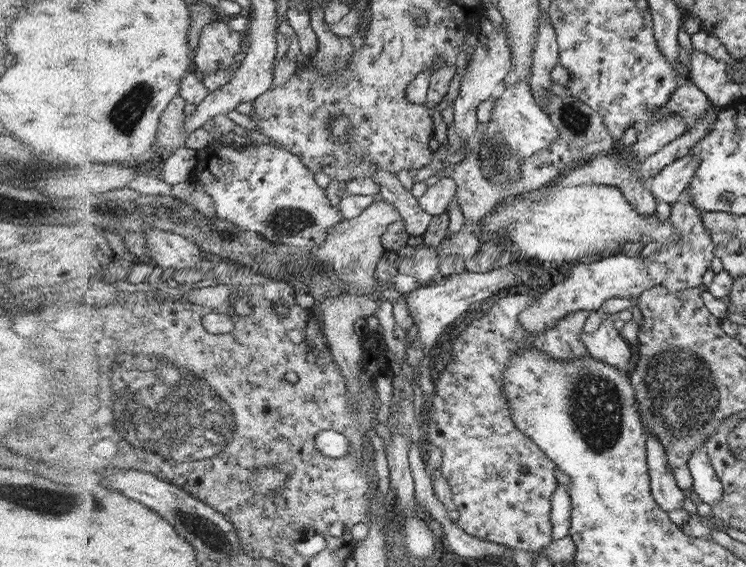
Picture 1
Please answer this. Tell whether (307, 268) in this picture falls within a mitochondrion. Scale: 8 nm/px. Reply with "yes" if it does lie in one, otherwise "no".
yes

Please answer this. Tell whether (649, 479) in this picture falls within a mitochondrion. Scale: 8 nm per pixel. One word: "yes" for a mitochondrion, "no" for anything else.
no

